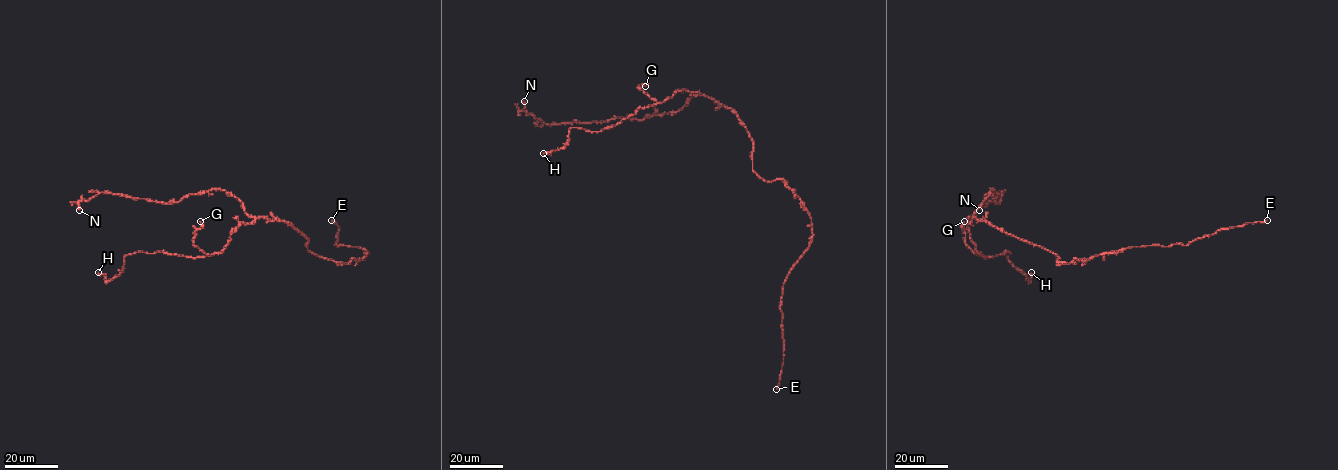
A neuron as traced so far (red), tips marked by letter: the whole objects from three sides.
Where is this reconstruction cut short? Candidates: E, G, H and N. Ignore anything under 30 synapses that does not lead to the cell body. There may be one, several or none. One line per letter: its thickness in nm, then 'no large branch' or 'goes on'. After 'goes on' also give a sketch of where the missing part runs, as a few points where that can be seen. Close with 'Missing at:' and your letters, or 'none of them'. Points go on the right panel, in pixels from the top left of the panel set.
E: 280 nm | goes on
G: 260 nm | no large branch
H: 280 nm | no large branch
N: 600 nm | no large branch
Missing at: E

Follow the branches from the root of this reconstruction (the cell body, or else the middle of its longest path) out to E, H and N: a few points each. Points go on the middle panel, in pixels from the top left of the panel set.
E: (753, 145), (752, 169), (766, 181), (781, 179), (799, 197), (812, 228), (782, 289), (783, 360), (776, 389)
H: (753, 145), (745, 124), (730, 109), (699, 93), (678, 90), (599, 132), (571, 128), (563, 147), (543, 153)
N: (753, 145), (730, 109), (699, 94), (675, 112), (641, 120), (550, 124), (524, 111), (524, 101)

